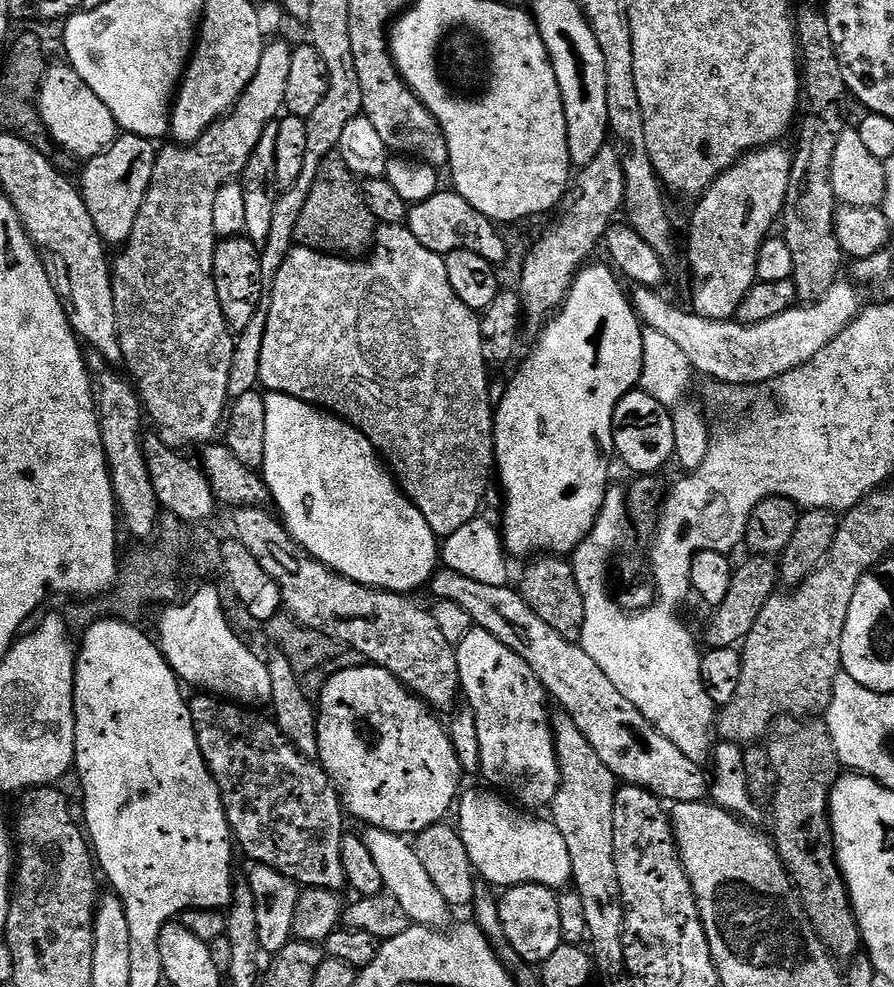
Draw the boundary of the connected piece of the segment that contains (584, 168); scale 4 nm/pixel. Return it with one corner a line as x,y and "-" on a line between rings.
615,143
604,144
602,150
590,158
590,162
579,165
578,171
569,179
568,191
562,201
562,208
568,213
529,250
524,260
518,295
527,315
529,312
534,319
543,321
559,309
576,273
587,261
584,259
596,247
601,247
606,230
617,219
616,211
624,208
625,188
622,164

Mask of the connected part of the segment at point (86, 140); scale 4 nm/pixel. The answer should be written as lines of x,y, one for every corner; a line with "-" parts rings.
49,63
44,70
40,91
36,94
36,109
40,112
43,131
64,152
87,162
102,154
118,139
116,119
106,110
106,102
78,78
67,63

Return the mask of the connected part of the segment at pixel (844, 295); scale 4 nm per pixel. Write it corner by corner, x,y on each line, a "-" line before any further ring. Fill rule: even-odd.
837,282
822,299
812,304
794,306
778,314
778,318
766,318
766,322
757,324
737,324
735,319
711,320
691,310
683,312
663,296
663,291
654,288
637,287
630,299
641,325
658,330
658,334
676,343
699,375
701,372
709,376
709,381
721,384
765,384
767,380
777,380
782,374
810,362
818,350
826,347
855,316
860,315
861,293
855,283
844,283

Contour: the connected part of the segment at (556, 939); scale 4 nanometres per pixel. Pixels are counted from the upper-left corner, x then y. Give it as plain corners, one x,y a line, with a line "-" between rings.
518,884
499,897
500,920
505,938
525,963
539,966
564,943
558,914
558,895
541,884

